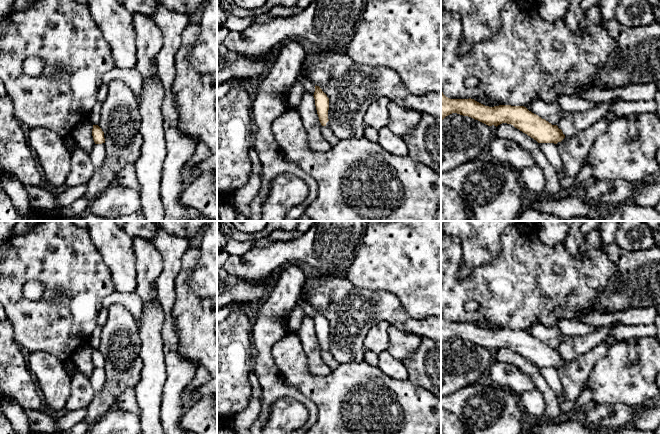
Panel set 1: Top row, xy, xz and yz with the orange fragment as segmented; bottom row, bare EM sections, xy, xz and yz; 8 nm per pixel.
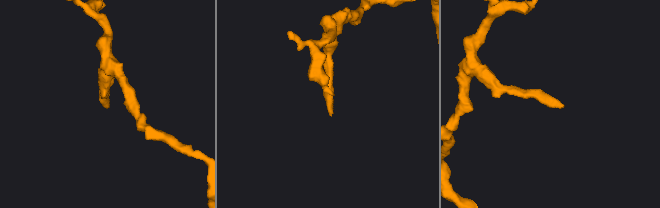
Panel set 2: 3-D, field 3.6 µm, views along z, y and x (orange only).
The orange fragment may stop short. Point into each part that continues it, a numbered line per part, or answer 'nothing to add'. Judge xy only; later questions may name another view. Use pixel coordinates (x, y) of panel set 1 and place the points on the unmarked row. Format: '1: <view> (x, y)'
nothing to add

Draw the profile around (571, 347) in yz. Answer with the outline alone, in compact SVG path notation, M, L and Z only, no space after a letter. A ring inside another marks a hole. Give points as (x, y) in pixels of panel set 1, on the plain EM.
M617 325L598 327L594 332L584 336L563 336L557 350L562 354L564 359L575 360L601 342L607 340L610 329Z

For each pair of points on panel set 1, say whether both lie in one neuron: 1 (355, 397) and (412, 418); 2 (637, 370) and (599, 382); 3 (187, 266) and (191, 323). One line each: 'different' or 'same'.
1: same
2: same
3: same

